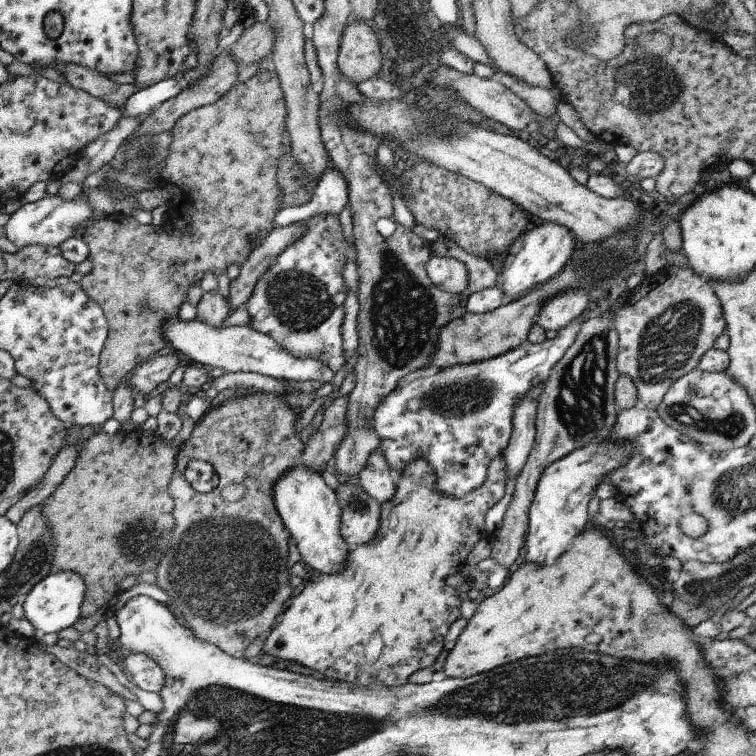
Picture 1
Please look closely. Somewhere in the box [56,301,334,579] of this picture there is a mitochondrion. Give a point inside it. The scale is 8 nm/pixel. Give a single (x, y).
(141, 540)

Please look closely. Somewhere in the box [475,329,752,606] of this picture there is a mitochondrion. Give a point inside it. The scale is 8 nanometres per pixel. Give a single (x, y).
(689, 411)

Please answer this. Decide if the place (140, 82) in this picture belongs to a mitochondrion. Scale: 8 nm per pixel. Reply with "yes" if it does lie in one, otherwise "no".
no

